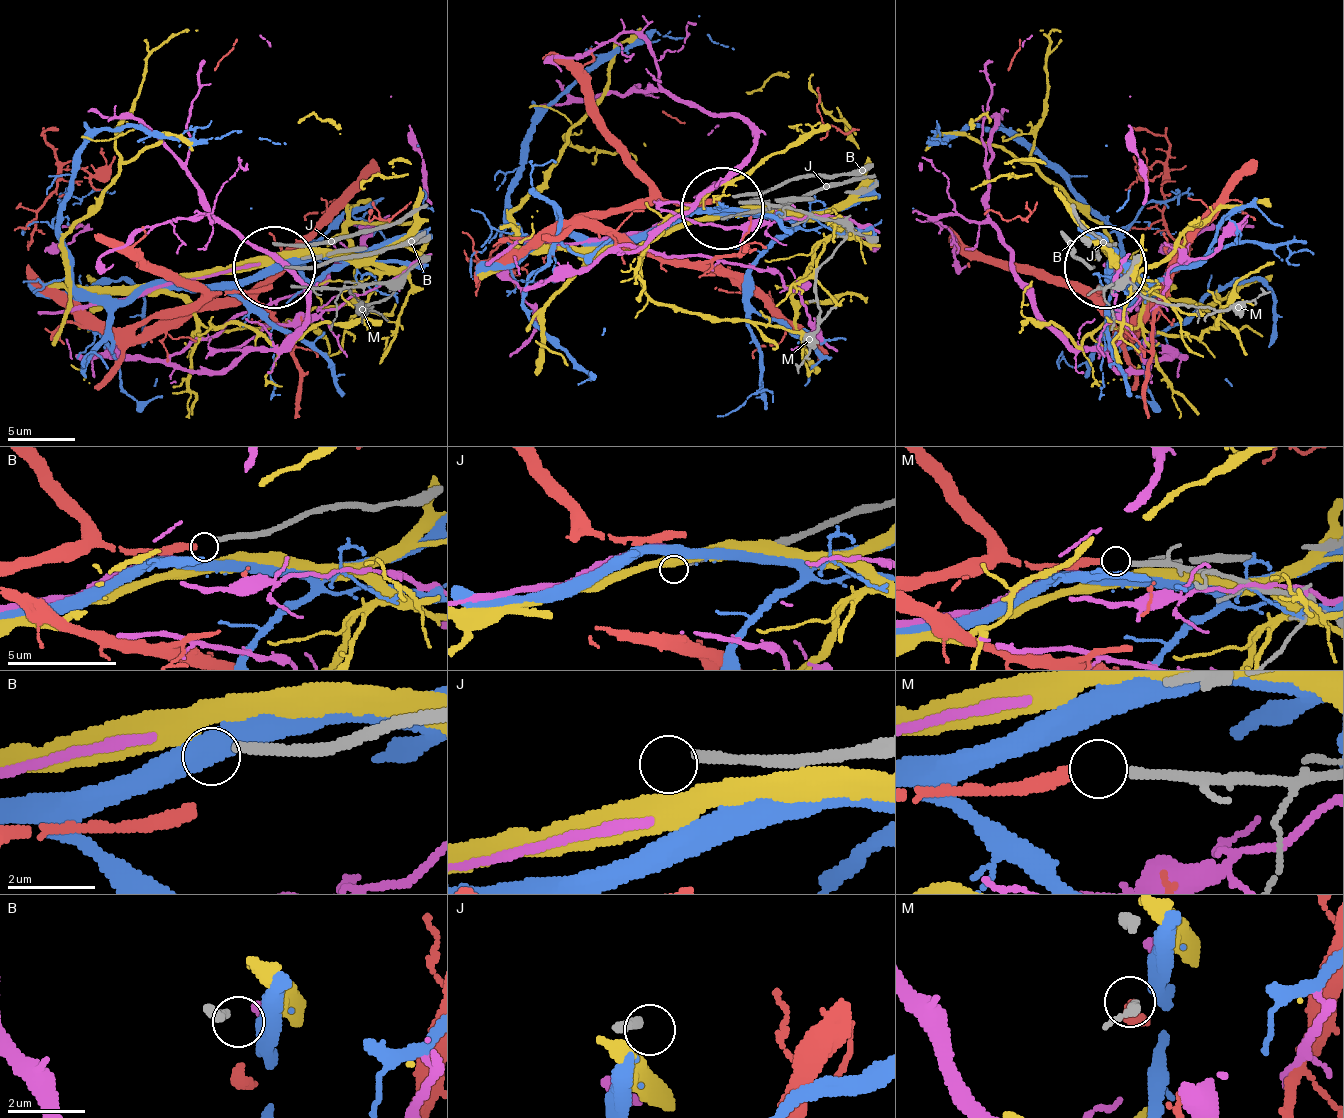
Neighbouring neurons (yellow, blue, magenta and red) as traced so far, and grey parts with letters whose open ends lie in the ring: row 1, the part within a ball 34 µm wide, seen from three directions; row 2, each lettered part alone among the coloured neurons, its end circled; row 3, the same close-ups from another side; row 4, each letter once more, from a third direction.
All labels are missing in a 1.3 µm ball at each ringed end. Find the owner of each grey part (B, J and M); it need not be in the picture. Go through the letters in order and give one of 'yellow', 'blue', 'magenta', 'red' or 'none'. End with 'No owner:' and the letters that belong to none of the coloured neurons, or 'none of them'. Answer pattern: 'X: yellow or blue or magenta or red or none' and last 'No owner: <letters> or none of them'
B: none
J: none
M: red
No owner: B, J

